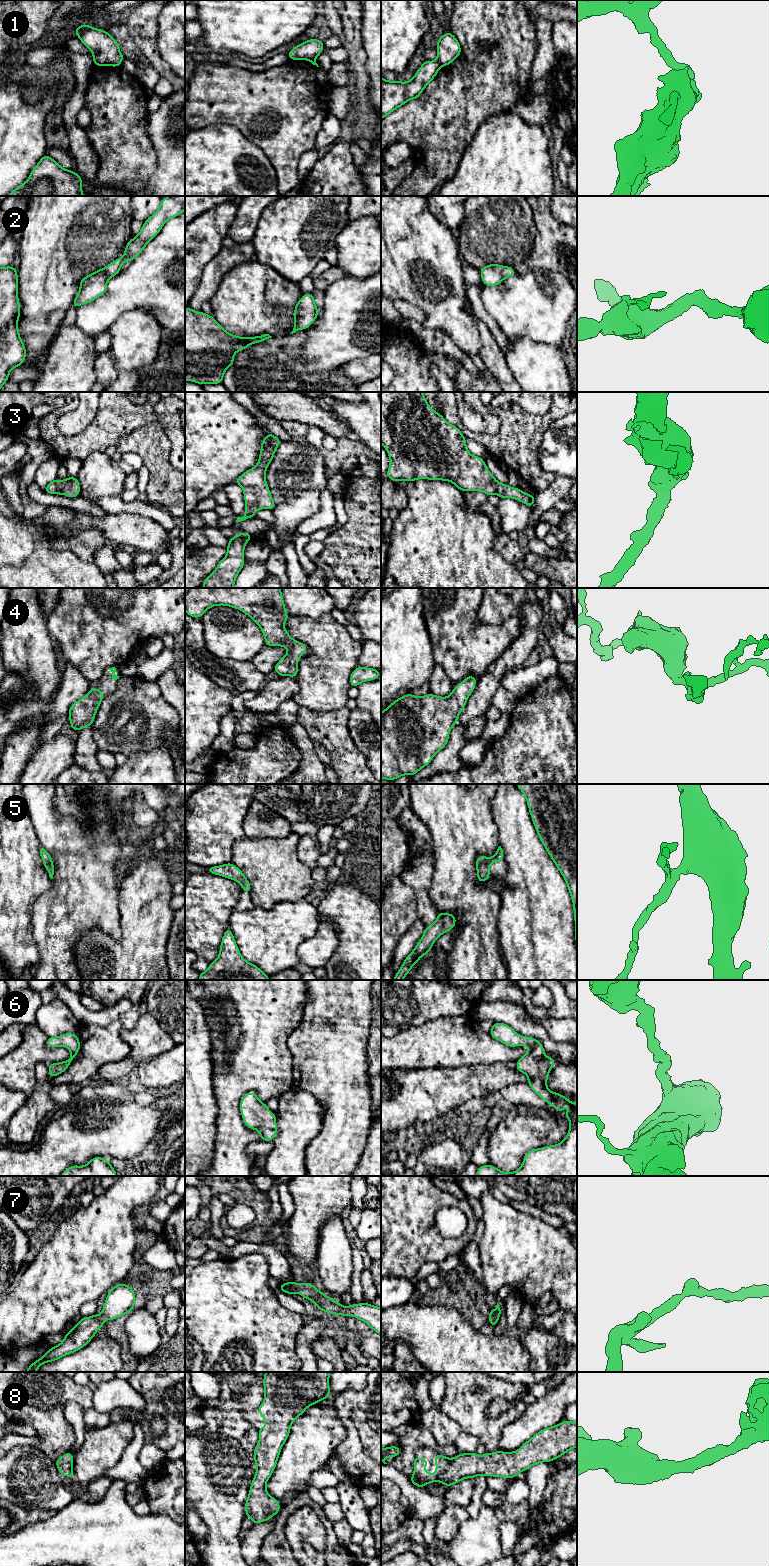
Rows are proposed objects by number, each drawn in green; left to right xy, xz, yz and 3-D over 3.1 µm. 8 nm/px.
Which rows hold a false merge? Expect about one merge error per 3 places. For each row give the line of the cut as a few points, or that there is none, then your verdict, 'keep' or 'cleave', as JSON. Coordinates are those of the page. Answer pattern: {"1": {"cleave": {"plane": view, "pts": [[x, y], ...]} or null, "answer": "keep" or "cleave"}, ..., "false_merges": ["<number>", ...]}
{"1": {"cleave": {"plane": "yz", "pts": [[437, 60], [441, 65]]}, "answer": "cleave"}, "2": {"cleave": null, "answer": "keep"}, "3": {"cleave": null, "answer": "keep"}, "4": {"cleave": null, "answer": "keep"}, "5": {"cleave": null, "answer": "keep"}, "6": {"cleave": null, "answer": "keep"}, "7": {"cleave": null, "answer": "keep"}, "8": {"cleave": null, "answer": "keep"}, "false_merges": ["1"]}

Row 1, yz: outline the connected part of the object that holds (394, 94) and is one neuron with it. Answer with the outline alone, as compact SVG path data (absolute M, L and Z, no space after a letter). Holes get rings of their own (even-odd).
M426 60L408 82L388 81L381 77L381 120L409 100L419 98L440 67L438 61Z

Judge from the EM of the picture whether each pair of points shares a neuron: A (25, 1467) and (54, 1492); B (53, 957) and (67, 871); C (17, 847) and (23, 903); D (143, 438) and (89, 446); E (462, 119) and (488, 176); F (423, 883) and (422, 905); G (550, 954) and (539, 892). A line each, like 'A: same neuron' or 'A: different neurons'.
A: same neuron
B: same neuron
C: same neuron
D: different neurons
E: different neurons
F: same neuron
G: same neuron

